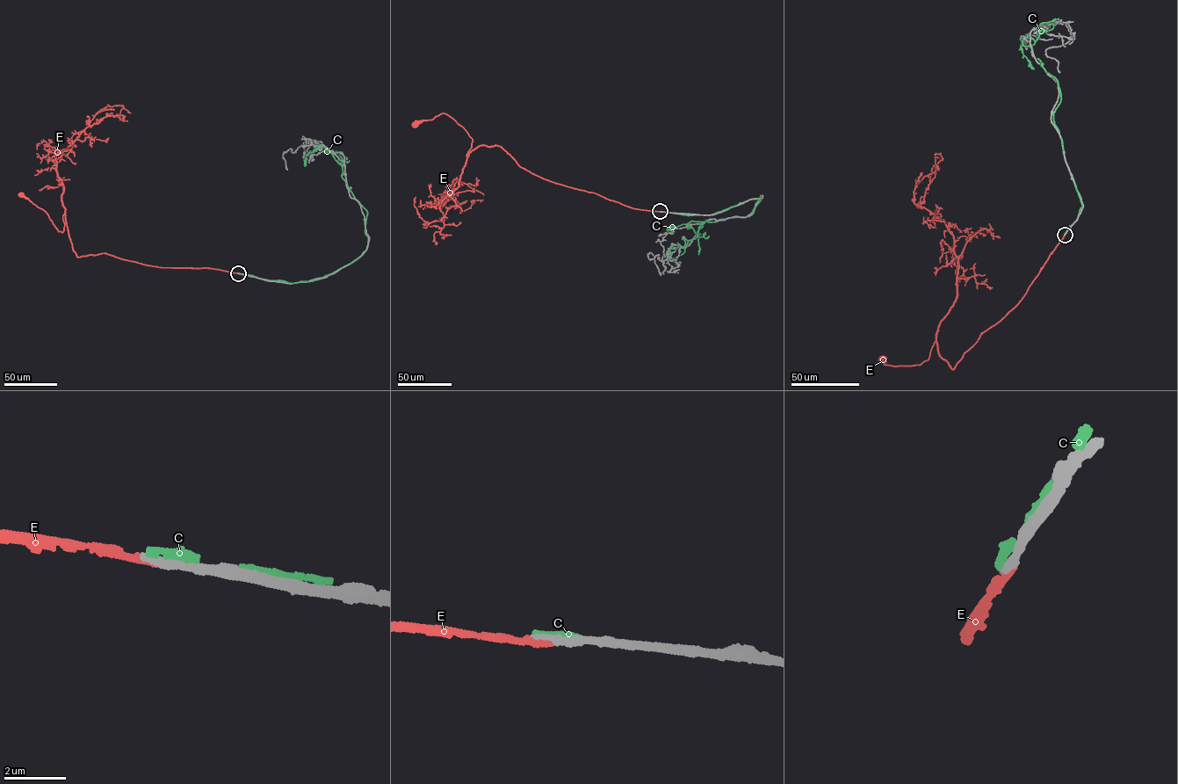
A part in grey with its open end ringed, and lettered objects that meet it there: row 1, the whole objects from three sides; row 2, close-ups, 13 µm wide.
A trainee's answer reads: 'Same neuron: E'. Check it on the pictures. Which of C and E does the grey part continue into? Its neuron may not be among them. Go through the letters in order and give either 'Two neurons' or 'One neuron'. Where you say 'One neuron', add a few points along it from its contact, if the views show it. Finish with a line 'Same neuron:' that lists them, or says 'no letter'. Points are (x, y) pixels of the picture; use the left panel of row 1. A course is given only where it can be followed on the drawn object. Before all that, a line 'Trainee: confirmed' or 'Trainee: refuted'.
Trainee: confirmed
C: Two neurons
E: One neuron. Its course: (238, 273), (204, 267), (161, 267), (104, 253), (77, 257), (64, 214), (62, 232), (45, 211), (20, 194)
Same neuron: E

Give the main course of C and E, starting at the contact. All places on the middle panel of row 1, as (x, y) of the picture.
C: (661, 211), (711, 214), (762, 197), (749, 216), (706, 220), (683, 252), (672, 257), (667, 251), (675, 249)
E: (660, 211), (545, 179), (496, 145), (480, 145), (466, 156), (472, 138), (443, 113), (415, 124)

